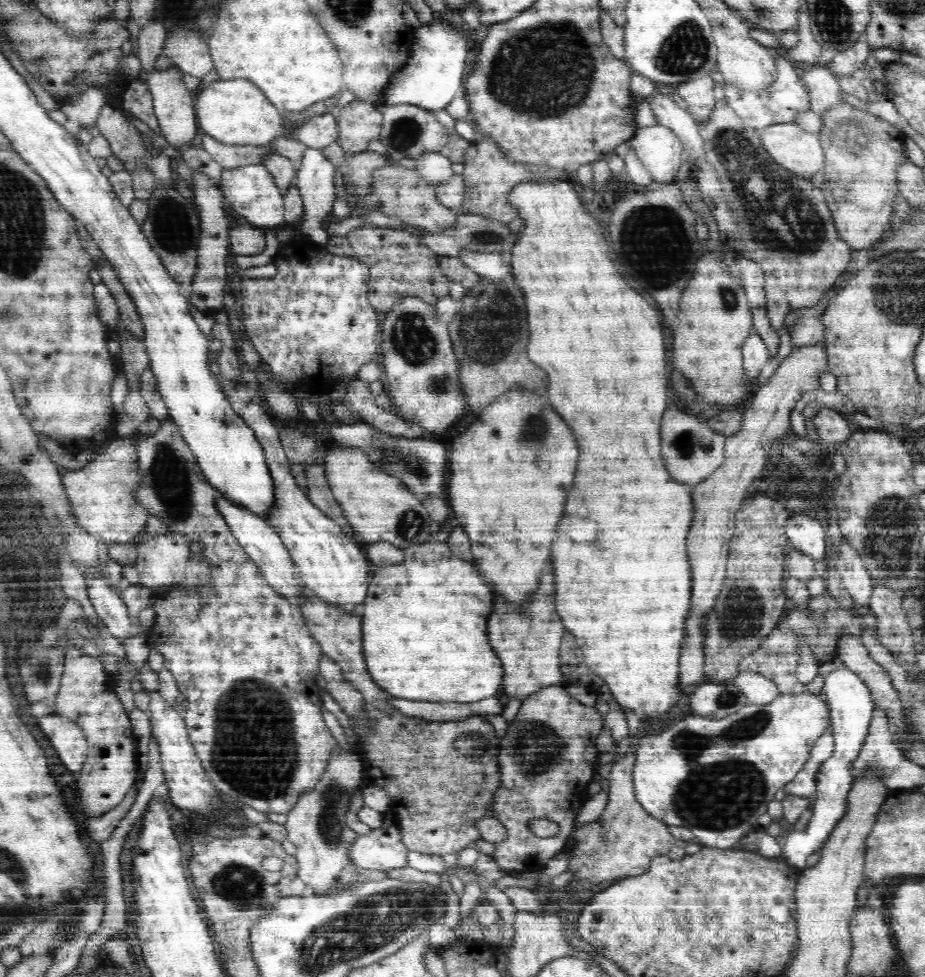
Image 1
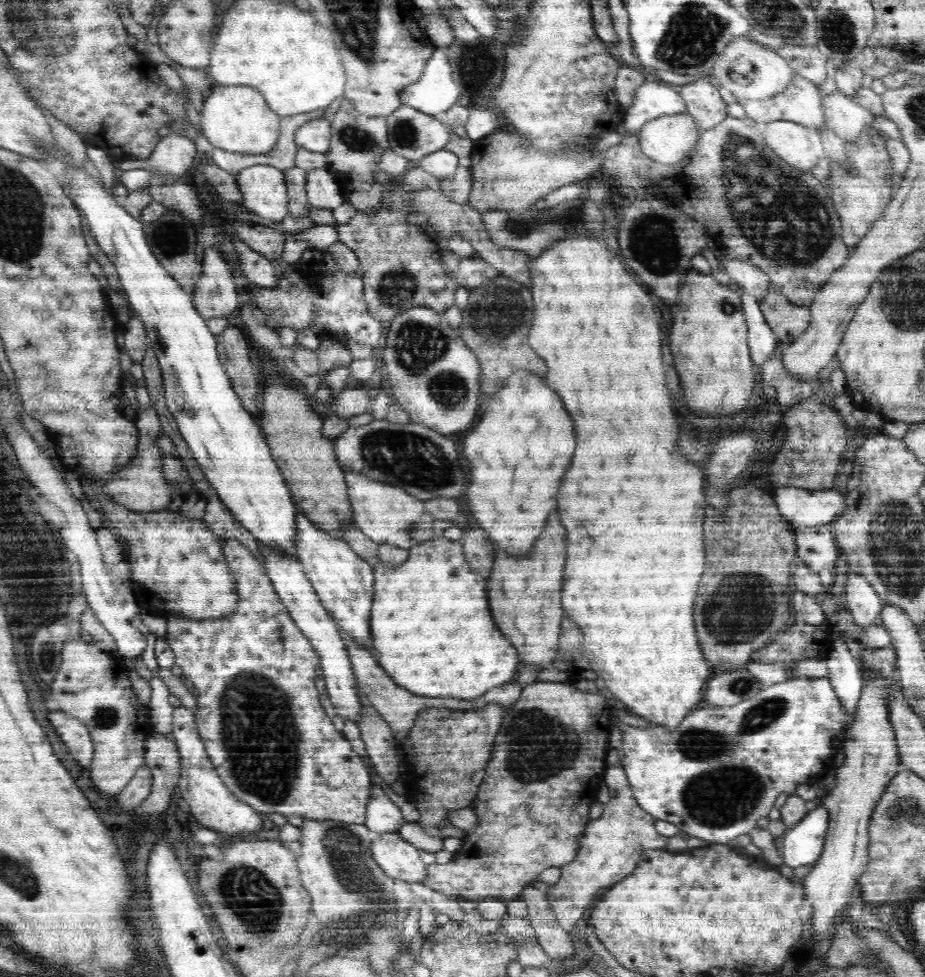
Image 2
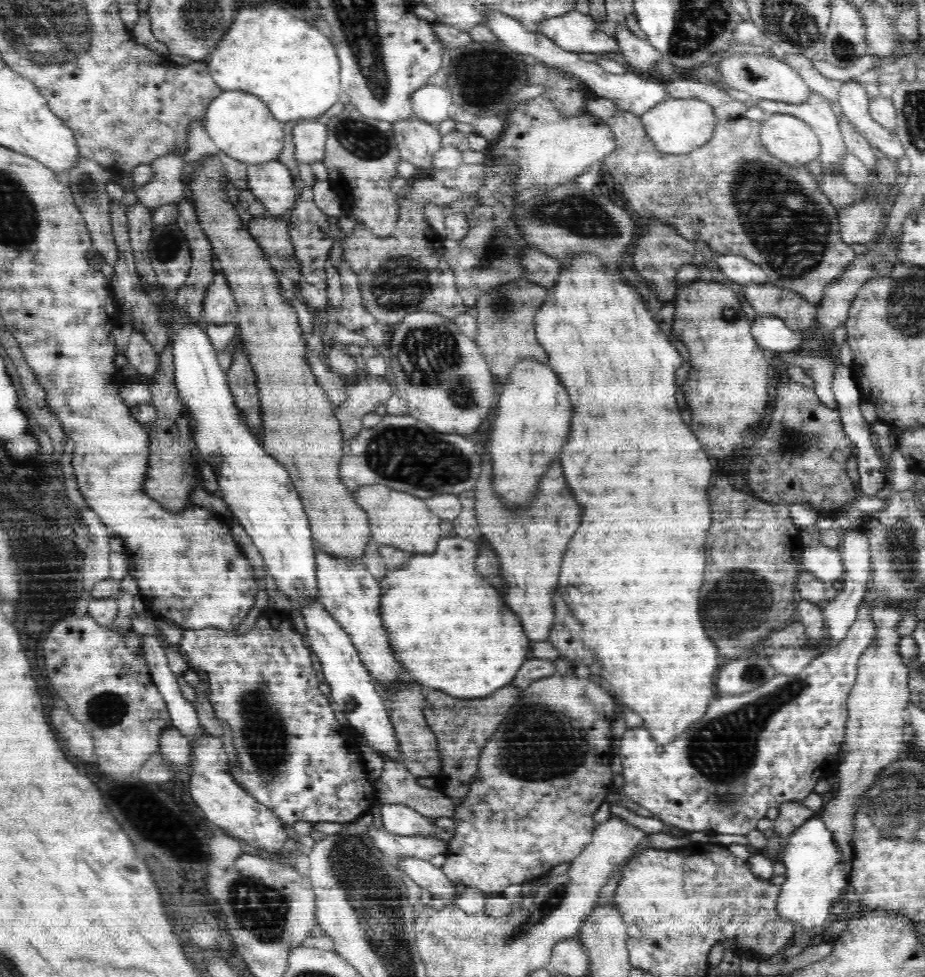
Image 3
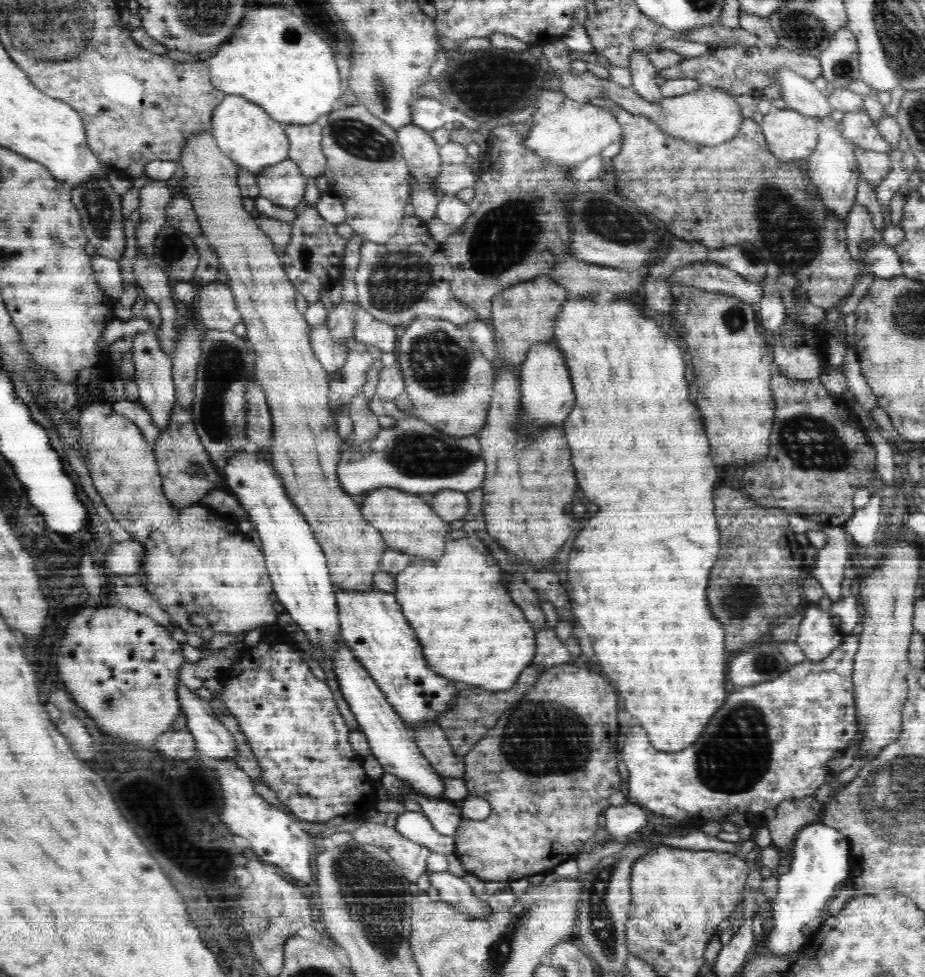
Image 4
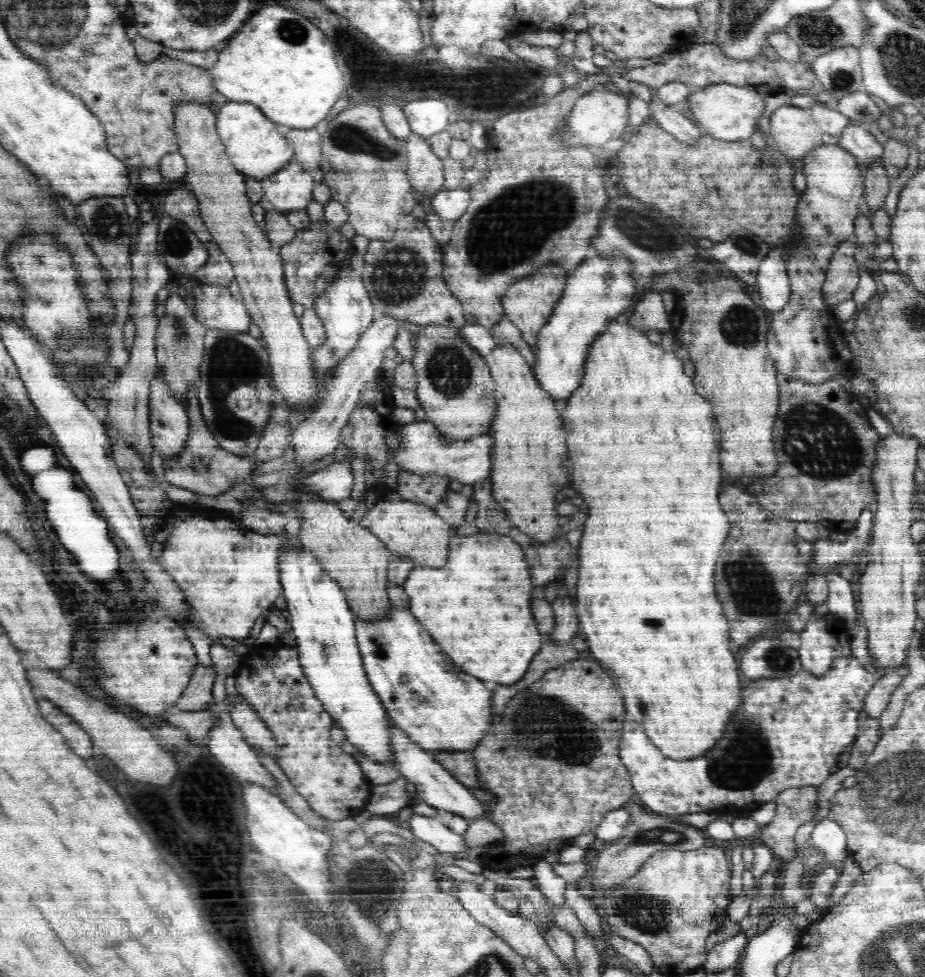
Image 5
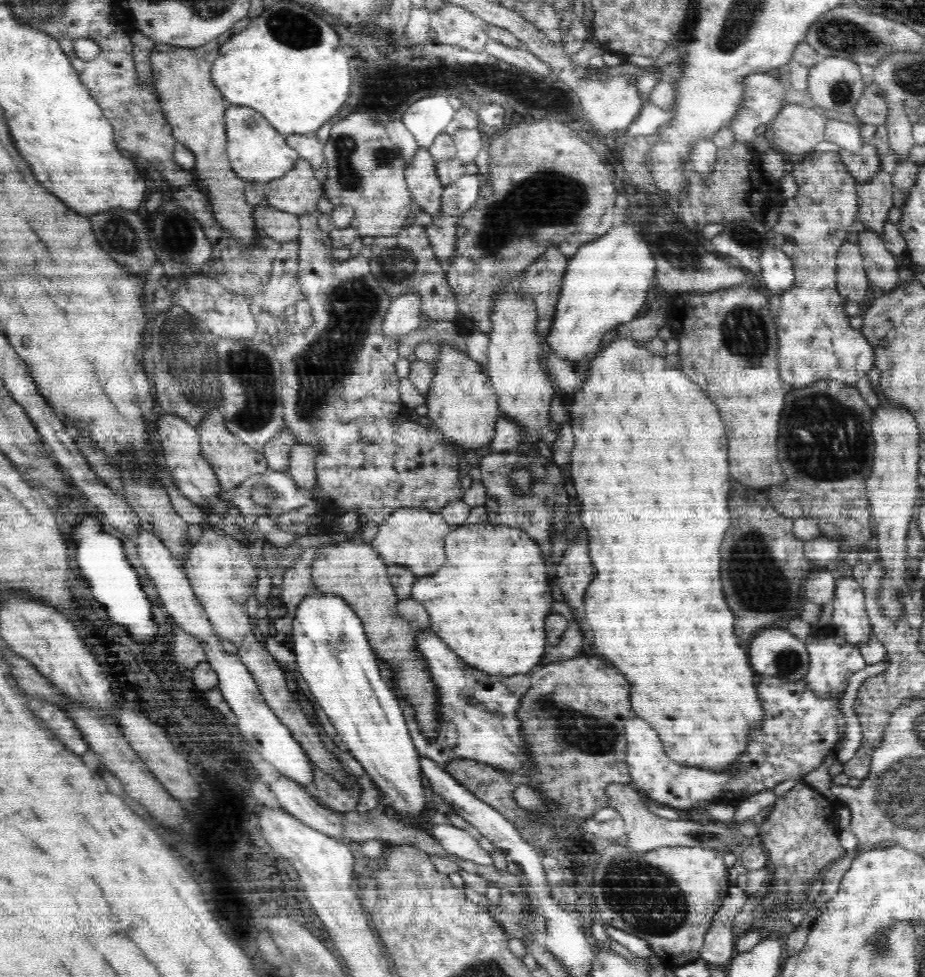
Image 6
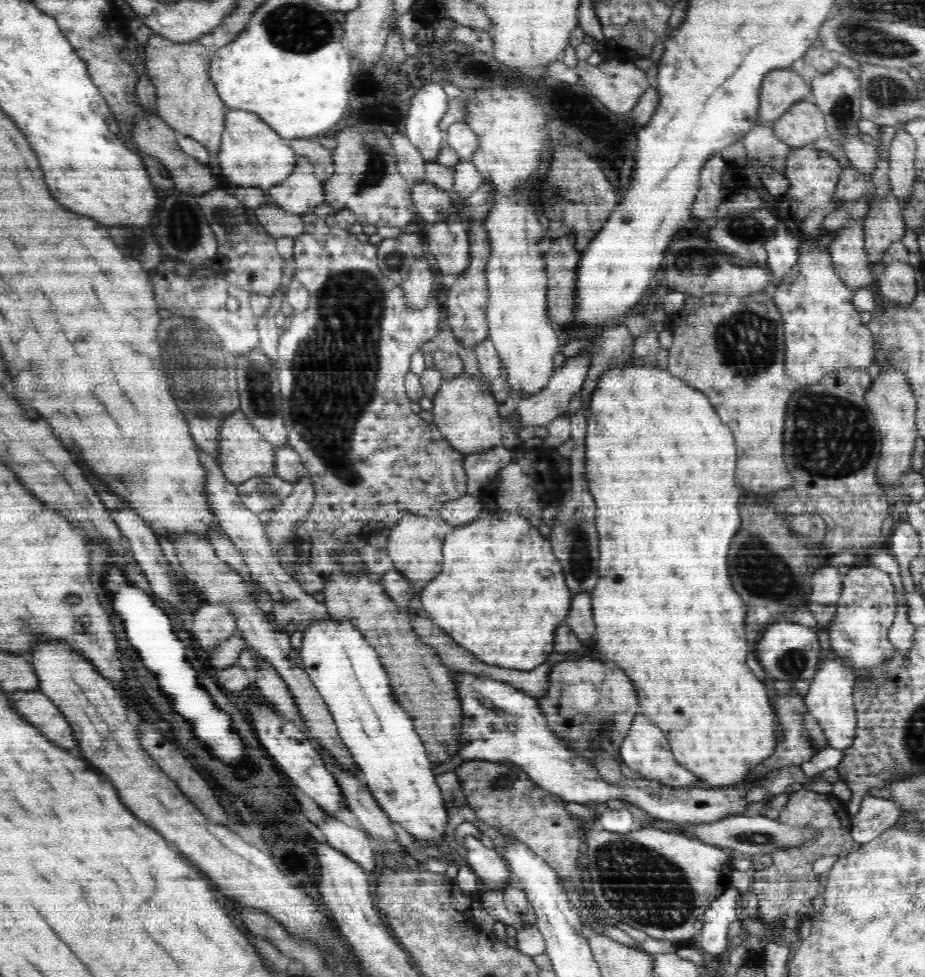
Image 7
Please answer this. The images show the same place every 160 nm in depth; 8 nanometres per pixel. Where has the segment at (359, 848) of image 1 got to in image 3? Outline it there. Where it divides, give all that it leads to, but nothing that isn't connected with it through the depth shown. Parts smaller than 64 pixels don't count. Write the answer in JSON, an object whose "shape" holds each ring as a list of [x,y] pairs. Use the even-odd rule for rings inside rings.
{"shape":[[[404,857],[397,862],[395,867],[409,876],[418,886],[427,888],[434,897],[442,898],[446,904],[453,902],[461,890],[441,868],[432,865],[430,861]]]}

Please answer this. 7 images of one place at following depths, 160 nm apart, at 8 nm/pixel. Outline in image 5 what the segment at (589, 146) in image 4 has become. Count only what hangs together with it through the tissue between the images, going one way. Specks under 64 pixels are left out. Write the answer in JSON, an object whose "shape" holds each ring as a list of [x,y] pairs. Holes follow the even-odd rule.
{"shape":[[[600,89],[582,96],[570,111],[569,127],[563,134],[565,144],[585,144],[600,149],[612,138],[620,138],[626,125],[629,124],[629,104],[629,98],[624,97],[622,92],[614,93],[613,90]]]}

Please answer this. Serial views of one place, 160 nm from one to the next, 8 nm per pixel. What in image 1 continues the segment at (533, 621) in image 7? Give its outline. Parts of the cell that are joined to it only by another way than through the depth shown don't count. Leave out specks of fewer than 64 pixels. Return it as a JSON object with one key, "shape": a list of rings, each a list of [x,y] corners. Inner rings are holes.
{"shape":[[[431,537],[424,544],[405,548],[401,564],[373,569],[363,602],[363,655],[369,675],[392,698],[422,702],[478,702],[498,692],[502,664],[488,646],[488,616],[492,588],[472,563],[460,560],[447,543]]]}

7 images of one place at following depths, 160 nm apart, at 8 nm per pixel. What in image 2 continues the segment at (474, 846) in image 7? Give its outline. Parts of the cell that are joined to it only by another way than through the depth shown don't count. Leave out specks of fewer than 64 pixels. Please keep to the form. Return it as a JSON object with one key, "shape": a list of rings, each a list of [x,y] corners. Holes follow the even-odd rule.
{"shape":[[[379,785],[372,786],[372,798],[368,803],[364,827],[380,834],[398,831],[406,822],[400,808],[384,794]]]}

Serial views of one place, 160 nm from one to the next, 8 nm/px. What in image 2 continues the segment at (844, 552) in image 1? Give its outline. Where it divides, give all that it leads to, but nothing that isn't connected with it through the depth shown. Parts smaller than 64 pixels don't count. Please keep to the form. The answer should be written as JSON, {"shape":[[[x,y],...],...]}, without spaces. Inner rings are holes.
{"shape":[[[856,572],[848,574],[845,602],[856,625],[864,628],[877,623],[883,602],[874,587]]]}

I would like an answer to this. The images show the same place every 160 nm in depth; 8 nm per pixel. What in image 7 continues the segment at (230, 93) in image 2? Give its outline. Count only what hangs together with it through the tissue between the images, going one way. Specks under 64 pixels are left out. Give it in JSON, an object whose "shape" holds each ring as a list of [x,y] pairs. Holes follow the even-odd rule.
{"shape":[[[230,109],[226,112],[224,129],[217,157],[218,173],[240,187],[269,189],[286,180],[296,164],[296,154],[260,115],[250,111]]]}

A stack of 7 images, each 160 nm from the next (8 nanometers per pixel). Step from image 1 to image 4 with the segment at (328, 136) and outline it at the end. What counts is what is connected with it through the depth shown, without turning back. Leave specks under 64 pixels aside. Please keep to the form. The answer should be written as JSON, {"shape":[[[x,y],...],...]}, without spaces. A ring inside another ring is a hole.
{"shape":[[[316,123],[290,124],[285,128],[289,146],[289,159],[309,179],[322,176],[327,166],[326,156],[321,147],[322,131]]]}

